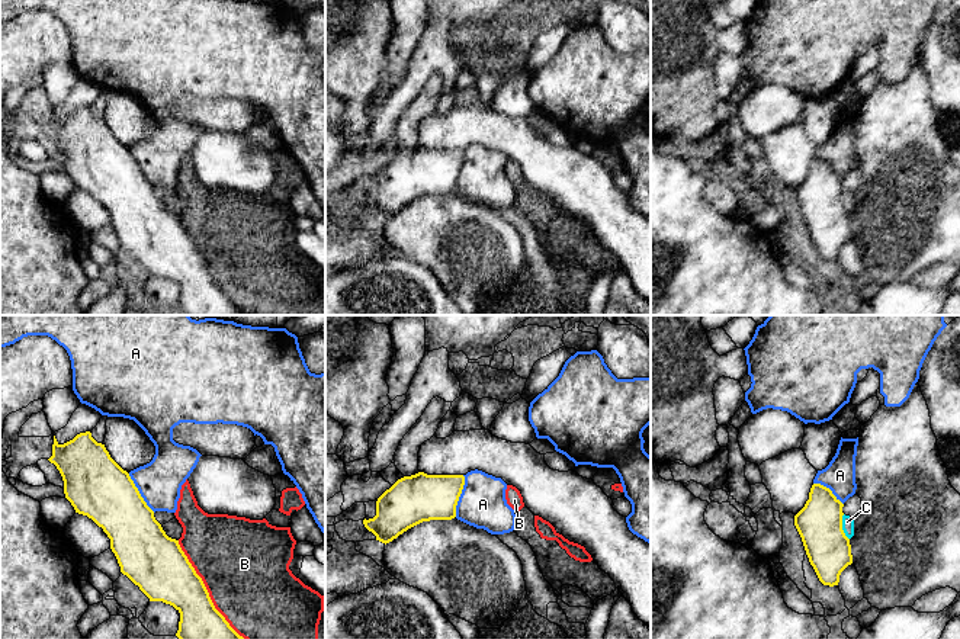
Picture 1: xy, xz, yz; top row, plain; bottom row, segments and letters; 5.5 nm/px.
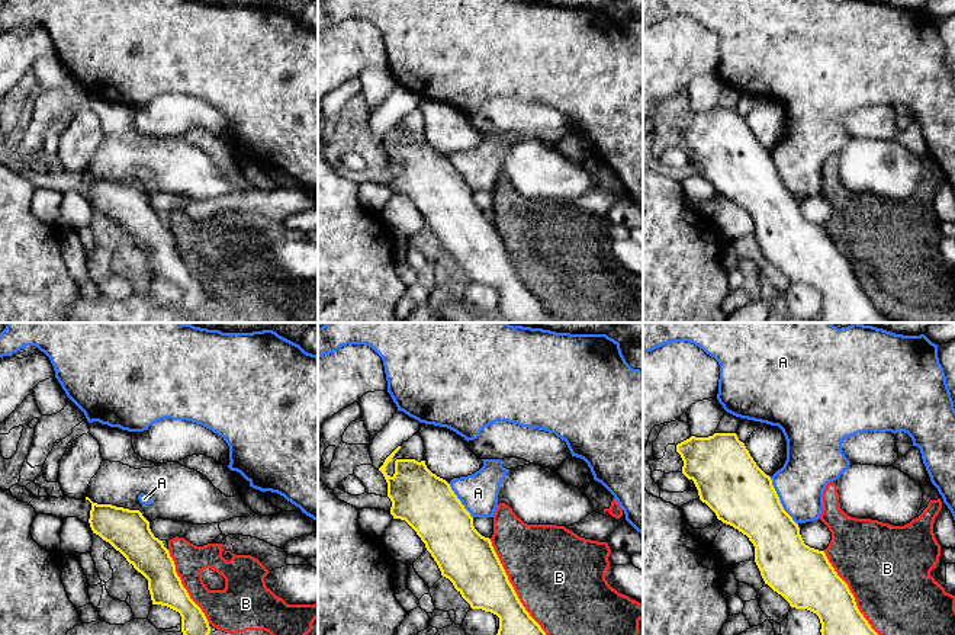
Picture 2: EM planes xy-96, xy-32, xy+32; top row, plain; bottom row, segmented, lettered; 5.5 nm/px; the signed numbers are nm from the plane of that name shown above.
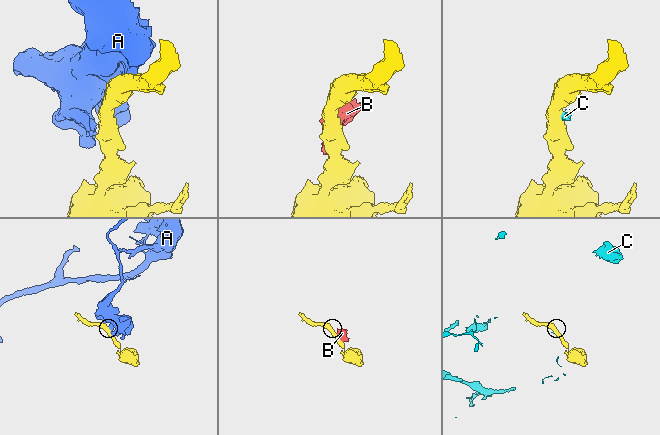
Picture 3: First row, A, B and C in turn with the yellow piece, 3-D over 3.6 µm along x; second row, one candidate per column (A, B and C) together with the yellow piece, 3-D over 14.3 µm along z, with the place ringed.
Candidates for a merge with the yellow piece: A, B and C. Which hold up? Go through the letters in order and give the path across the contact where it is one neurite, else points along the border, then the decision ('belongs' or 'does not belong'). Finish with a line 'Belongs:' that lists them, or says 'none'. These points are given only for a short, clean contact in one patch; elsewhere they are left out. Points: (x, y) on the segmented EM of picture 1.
A: along xz (464, 475), (464, 488), (455, 516) | does not belong
B: does not belong
C: along yz (843, 514), (843, 532), (848, 539) | does not belong
Belongs: none

